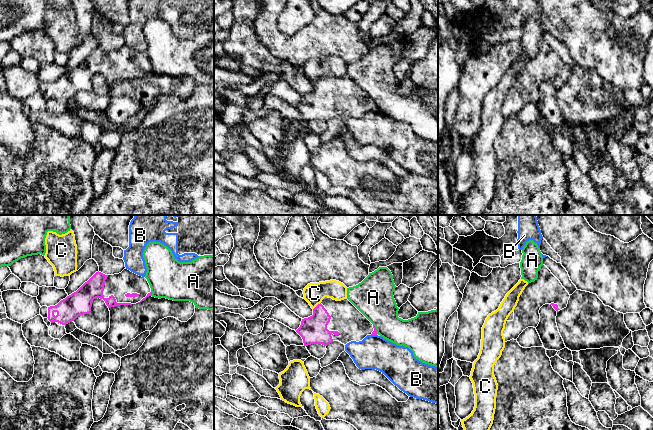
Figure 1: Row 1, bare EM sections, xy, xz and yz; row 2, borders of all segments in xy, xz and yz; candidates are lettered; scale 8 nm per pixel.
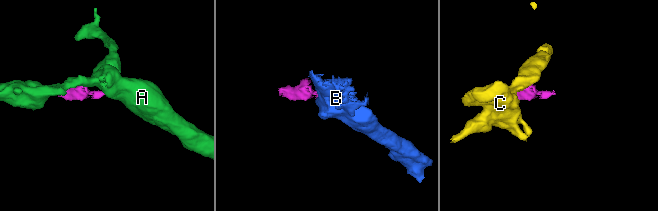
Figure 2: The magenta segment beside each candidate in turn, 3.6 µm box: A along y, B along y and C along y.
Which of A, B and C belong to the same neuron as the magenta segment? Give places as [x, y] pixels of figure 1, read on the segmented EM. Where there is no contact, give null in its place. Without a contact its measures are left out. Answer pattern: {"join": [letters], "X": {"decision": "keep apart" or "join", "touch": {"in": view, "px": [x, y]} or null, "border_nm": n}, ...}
{"join": [], "A": {"decision": "keep apart", "touch": {"in": "xz", "px": [375, 329]}, "border_nm": 90}, "B": {"decision": "keep apart", "touch": {"in": "xz", "px": [374, 334]}, "border_nm": 50}, "C": {"decision": "keep apart", "touch": {"in": "xz", "px": [316, 306]}, "border_nm": 90}}

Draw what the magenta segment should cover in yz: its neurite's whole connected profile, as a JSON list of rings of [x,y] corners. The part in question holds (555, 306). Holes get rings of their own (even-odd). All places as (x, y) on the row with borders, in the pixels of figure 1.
[[[542,265],[538,278],[529,283],[519,297],[514,311],[508,317],[503,335],[505,342],[517,340],[528,327],[536,328],[540,322],[540,308],[550,304],[558,312],[567,307],[569,293],[551,271]]]

